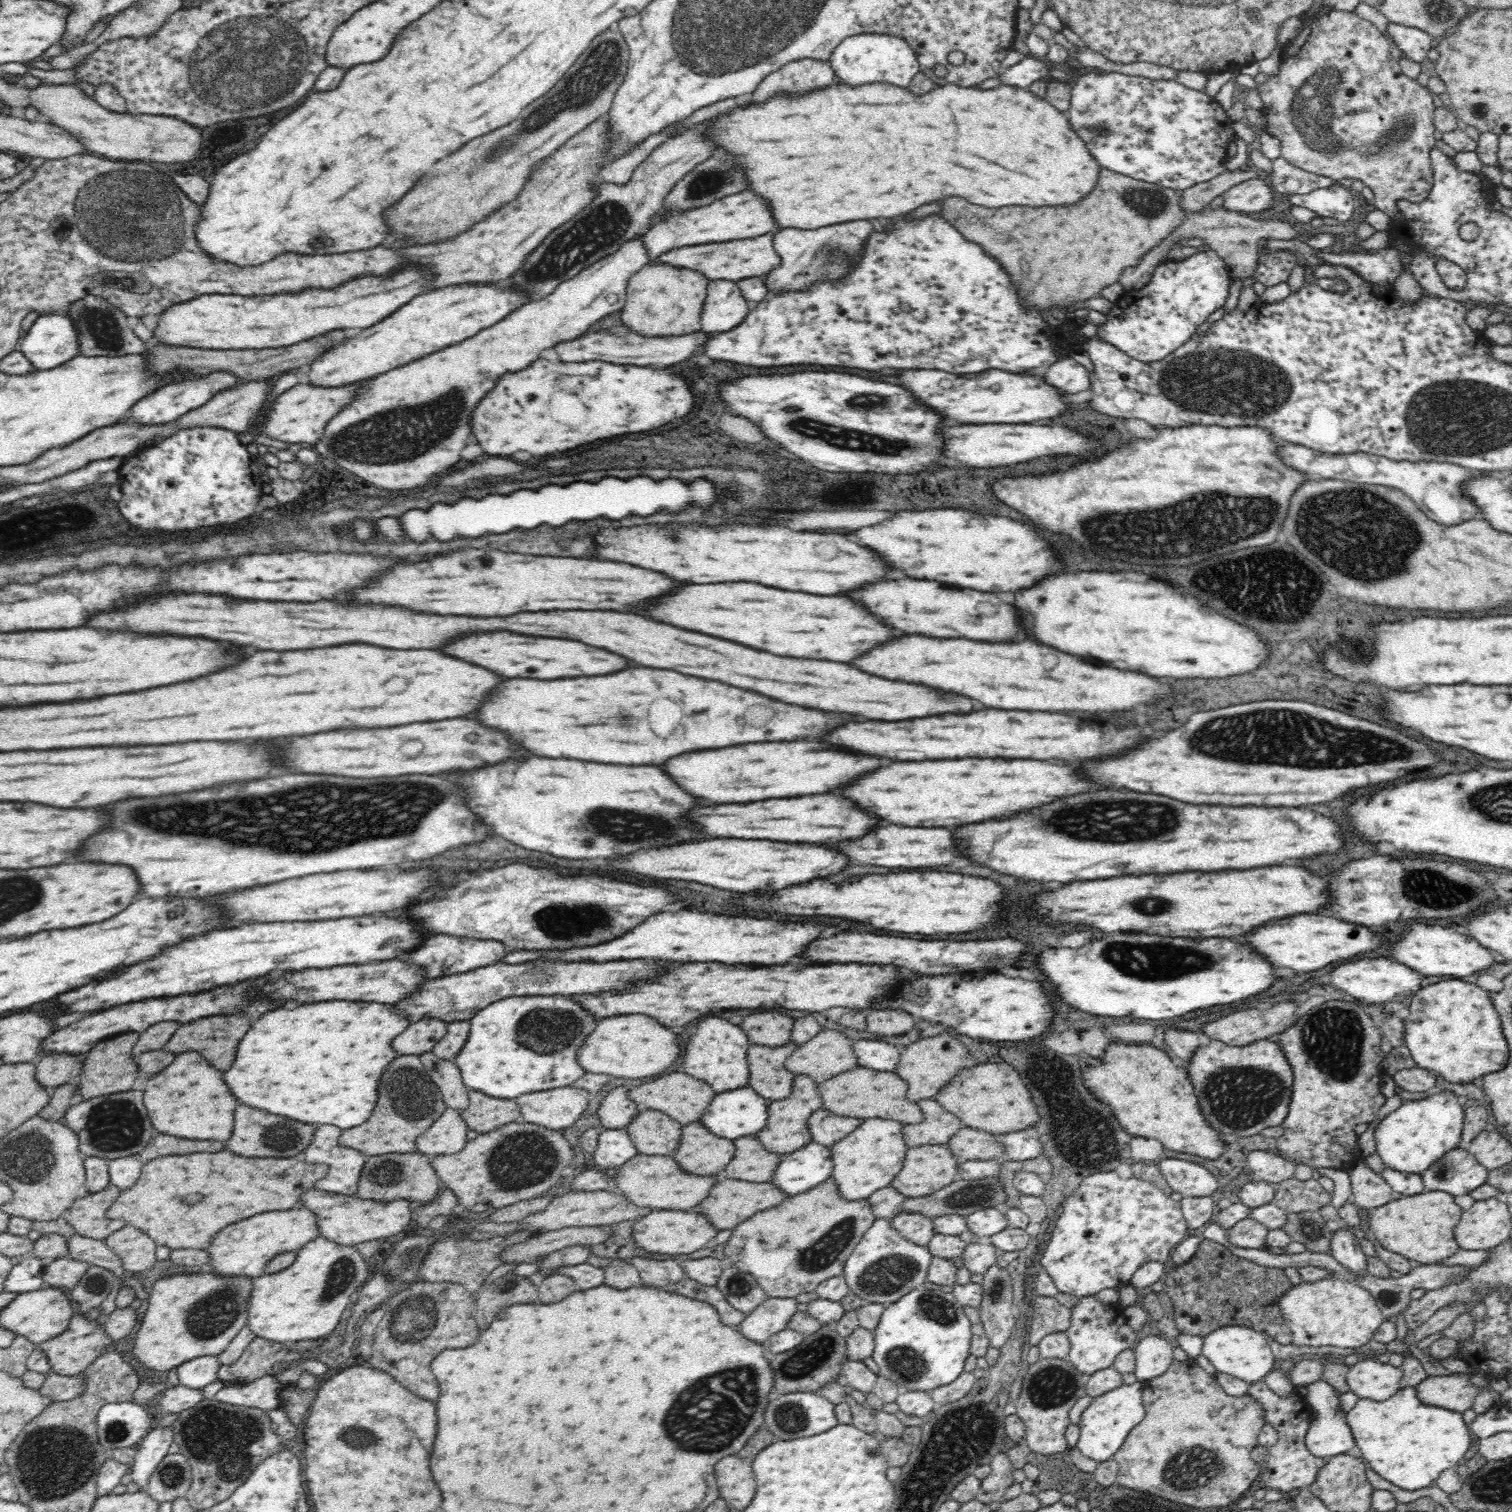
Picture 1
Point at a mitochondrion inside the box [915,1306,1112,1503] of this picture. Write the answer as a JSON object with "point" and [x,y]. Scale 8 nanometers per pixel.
{"point":[1052,1386]}

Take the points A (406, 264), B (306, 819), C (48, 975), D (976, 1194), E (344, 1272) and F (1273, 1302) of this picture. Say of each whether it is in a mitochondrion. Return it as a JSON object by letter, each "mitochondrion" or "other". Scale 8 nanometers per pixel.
{"A":"other","B":"mitochondrion","C":"other","D":"mitochondrion","E":"mitochondrion","F":"other"}

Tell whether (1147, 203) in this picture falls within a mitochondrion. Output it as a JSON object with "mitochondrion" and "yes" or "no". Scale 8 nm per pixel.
{"mitochondrion":"yes"}

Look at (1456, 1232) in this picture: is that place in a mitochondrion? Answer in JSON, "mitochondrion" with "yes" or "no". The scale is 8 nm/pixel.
{"mitochondrion":"no"}

